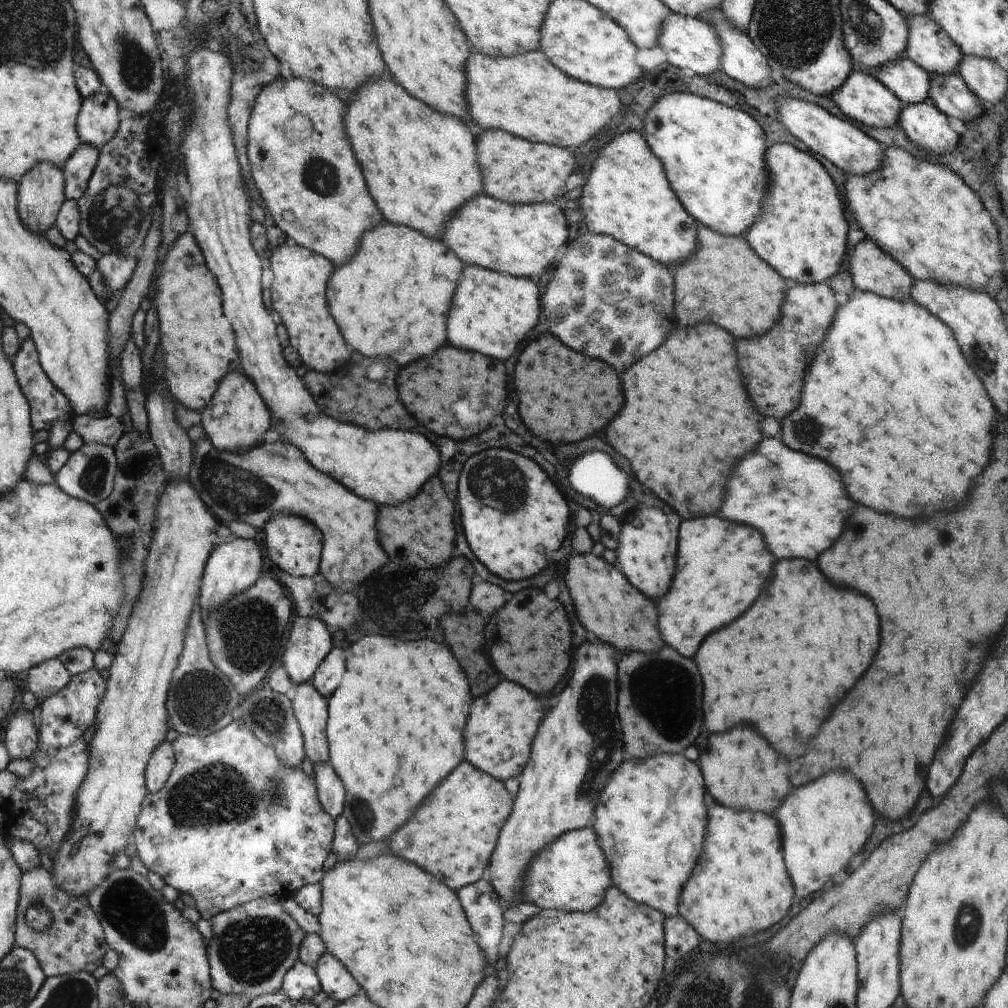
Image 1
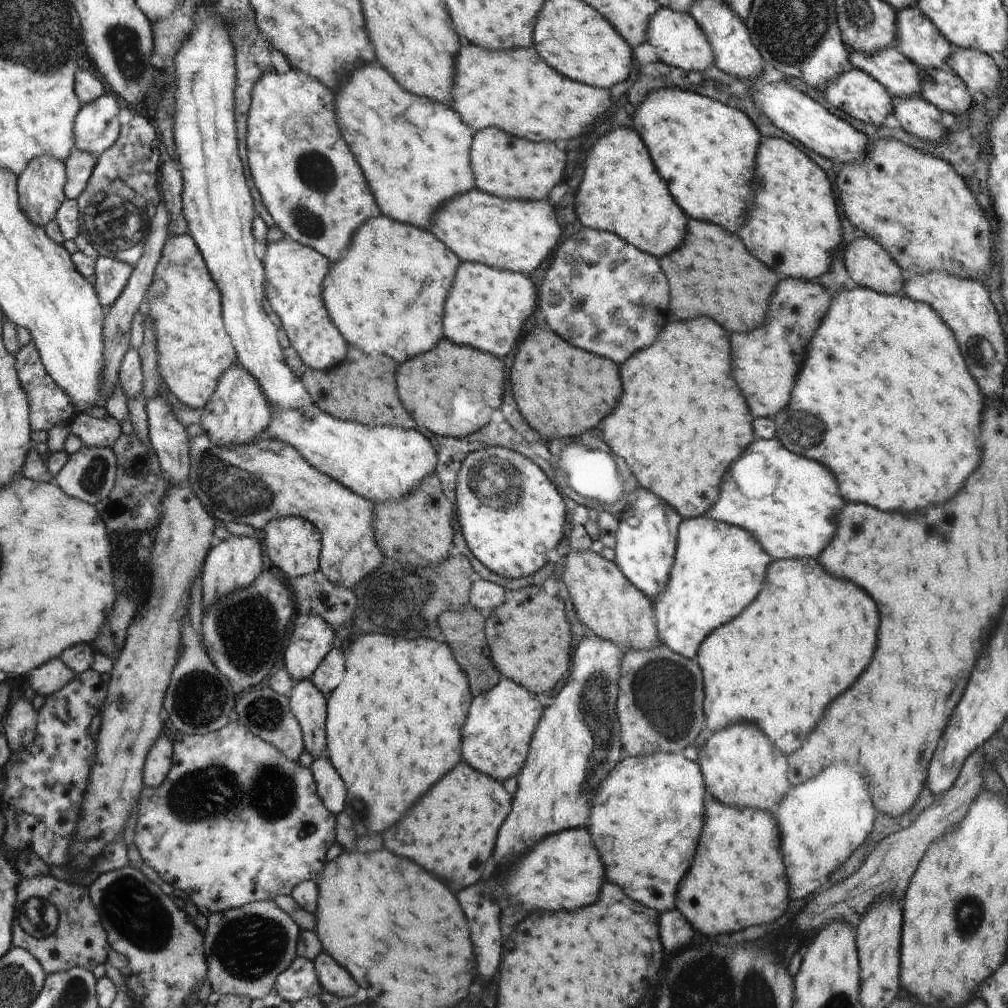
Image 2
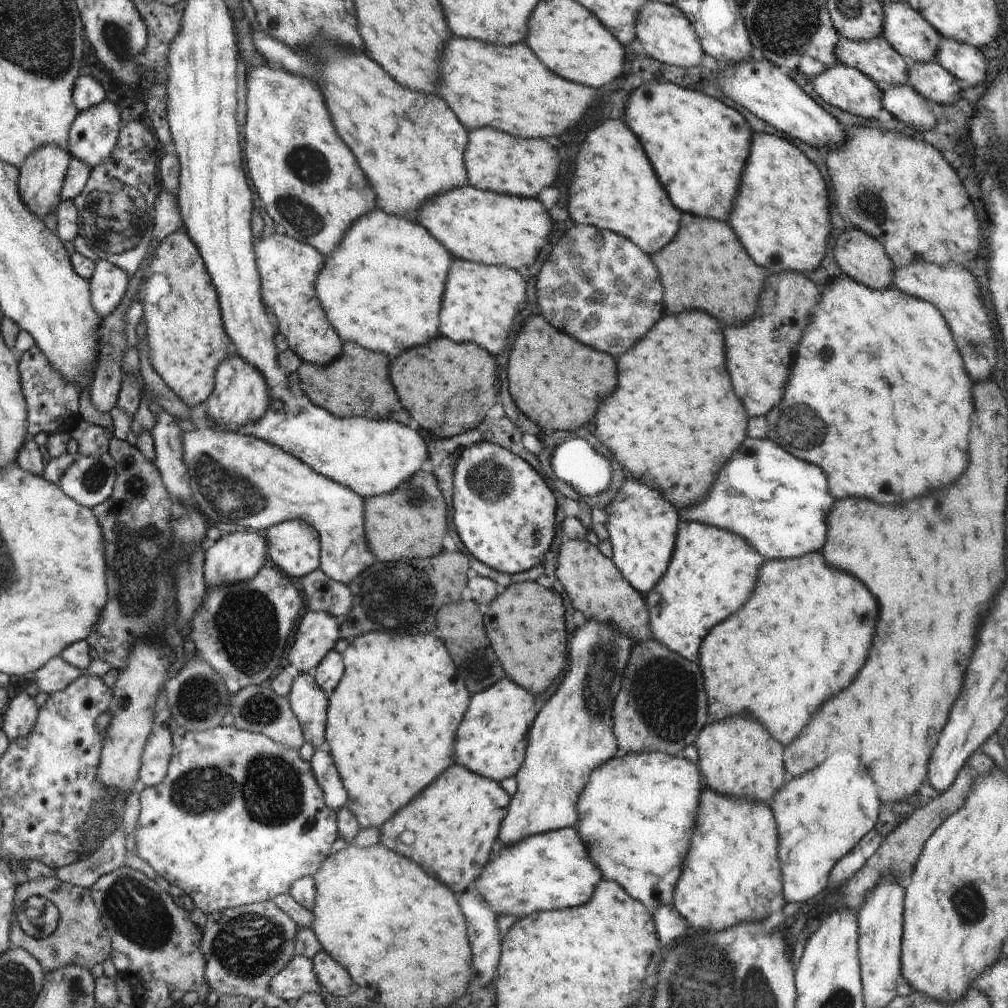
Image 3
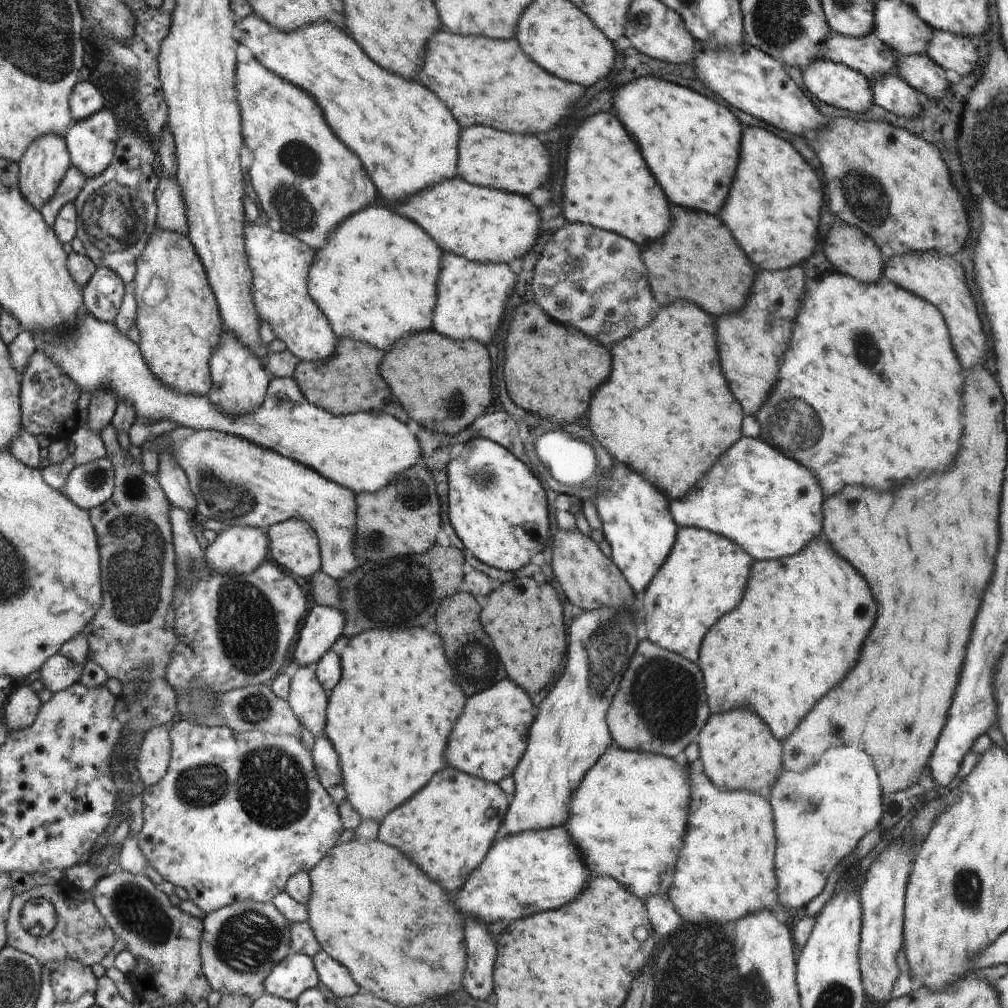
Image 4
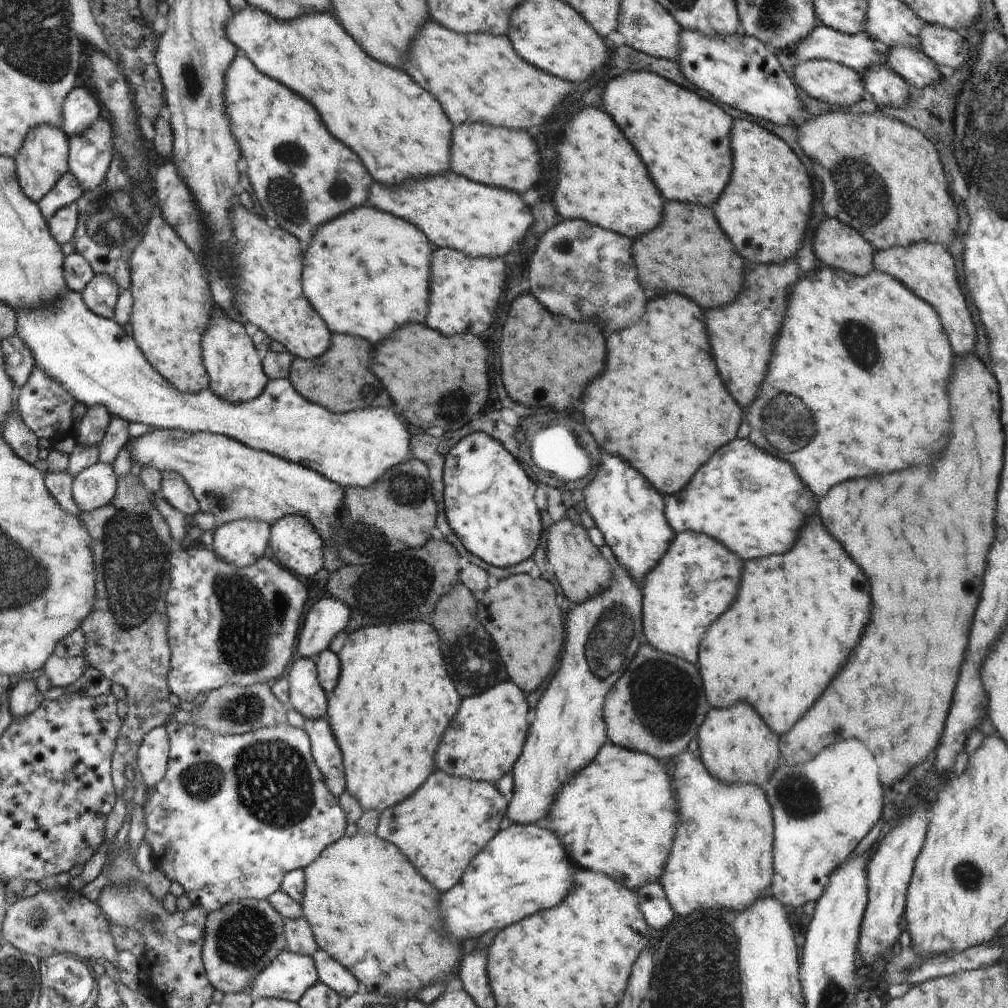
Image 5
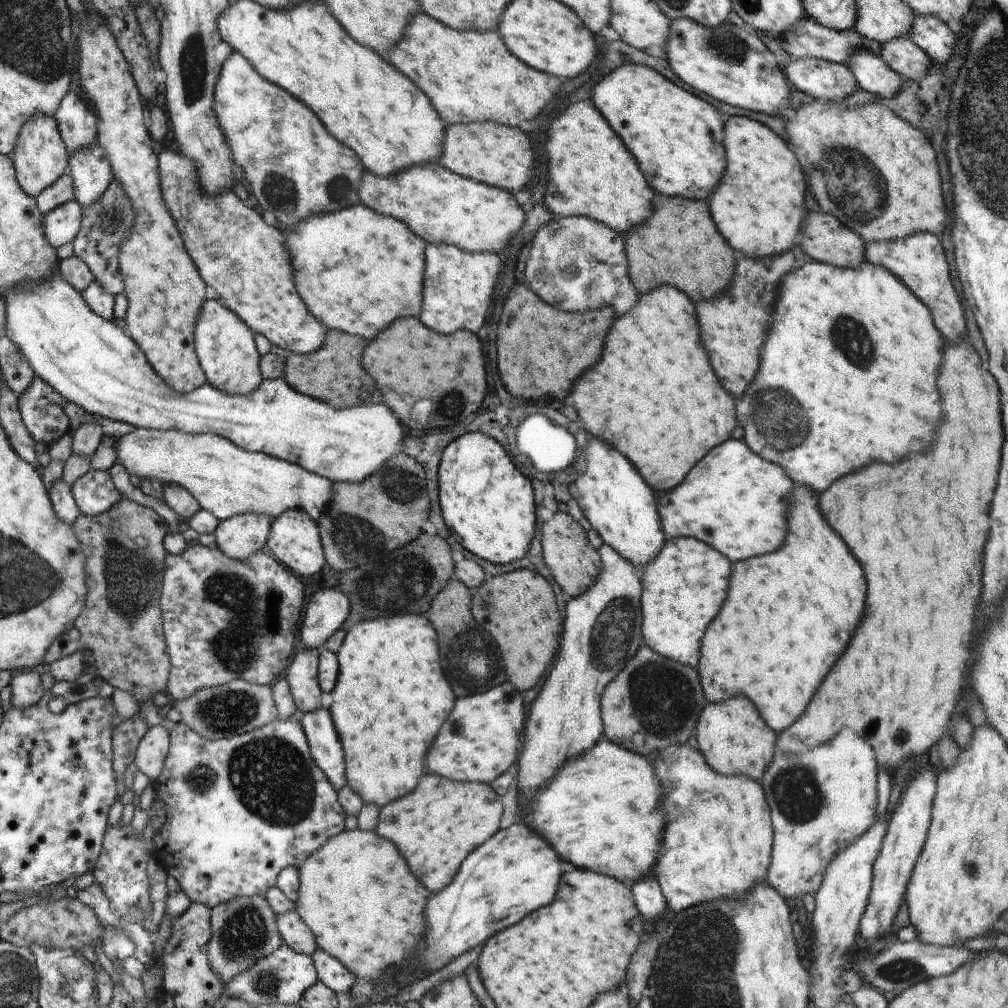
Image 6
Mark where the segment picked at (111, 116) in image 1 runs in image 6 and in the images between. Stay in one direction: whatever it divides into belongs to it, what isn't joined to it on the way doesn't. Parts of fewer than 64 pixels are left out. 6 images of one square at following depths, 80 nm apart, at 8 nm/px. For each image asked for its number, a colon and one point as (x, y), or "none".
2: (97, 126)
3: (94, 134)
4: (91, 142)
5: (91, 153)
6: (91, 173)

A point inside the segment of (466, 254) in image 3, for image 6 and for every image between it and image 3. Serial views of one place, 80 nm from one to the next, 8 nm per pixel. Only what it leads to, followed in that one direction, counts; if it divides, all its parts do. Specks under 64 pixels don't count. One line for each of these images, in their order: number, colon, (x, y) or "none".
4: (488, 225)
5: (479, 220)
6: (442, 206)

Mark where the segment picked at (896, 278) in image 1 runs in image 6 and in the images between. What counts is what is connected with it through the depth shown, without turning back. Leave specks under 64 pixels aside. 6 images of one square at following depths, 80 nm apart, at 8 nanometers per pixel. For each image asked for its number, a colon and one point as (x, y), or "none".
2: (867, 263)
3: (861, 258)
4: (850, 251)
5: (838, 245)
6: (824, 238)

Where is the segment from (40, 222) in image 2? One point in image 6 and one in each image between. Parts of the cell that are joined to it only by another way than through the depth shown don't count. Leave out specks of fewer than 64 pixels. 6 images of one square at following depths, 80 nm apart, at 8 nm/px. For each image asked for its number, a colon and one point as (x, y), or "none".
3: (41, 178)
4: (46, 162)
5: (46, 158)
6: (41, 158)

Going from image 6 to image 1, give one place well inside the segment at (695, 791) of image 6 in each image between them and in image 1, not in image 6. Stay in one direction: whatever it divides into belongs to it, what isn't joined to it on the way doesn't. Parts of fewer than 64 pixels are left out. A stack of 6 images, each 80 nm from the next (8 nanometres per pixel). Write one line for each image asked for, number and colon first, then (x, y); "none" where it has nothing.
1: (742, 885)
2: (739, 880)
3: (733, 877)
4: (726, 871)
5: (724, 857)

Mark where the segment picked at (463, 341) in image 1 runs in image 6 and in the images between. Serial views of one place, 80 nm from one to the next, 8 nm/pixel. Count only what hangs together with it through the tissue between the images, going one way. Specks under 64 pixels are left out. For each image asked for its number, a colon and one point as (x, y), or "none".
2: (487, 309)
3: (481, 303)
4: (472, 296)
5: (465, 290)
6: (458, 285)

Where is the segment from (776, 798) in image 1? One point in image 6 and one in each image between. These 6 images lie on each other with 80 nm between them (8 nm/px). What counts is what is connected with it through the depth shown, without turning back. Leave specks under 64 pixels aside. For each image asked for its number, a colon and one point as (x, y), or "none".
2: (742, 768)
3: (737, 757)
4: (737, 750)
5: (738, 747)
6: (733, 737)

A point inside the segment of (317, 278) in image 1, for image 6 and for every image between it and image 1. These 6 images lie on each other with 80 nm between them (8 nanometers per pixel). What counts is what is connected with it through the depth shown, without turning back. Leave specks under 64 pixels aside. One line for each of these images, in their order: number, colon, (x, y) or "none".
2: (296, 272)
3: (289, 269)
4: (280, 263)
5: (269, 295)
6: (244, 261)

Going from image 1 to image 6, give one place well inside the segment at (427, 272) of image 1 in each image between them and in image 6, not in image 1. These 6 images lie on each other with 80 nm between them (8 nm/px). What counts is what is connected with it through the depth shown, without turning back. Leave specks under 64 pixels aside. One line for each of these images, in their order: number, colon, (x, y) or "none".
2: (387, 296)
3: (384, 289)
4: (376, 282)
5: (366, 273)
6: (357, 271)

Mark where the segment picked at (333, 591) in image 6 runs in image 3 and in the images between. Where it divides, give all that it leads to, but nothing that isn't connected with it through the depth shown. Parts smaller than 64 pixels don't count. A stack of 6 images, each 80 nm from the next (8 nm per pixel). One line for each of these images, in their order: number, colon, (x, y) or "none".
3: (317, 633)
4: (323, 625)
5: (328, 616)

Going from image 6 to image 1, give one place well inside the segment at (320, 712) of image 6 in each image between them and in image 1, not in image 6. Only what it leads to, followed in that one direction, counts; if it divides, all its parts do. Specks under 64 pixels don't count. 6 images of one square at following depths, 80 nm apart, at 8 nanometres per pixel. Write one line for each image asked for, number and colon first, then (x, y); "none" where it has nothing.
1: (331, 792)
2: (331, 788)
3: (325, 771)
4: (325, 758)
5: (327, 756)

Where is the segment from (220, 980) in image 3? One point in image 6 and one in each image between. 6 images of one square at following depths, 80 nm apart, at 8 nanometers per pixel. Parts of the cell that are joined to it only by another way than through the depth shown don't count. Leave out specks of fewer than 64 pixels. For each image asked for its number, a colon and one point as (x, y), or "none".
4: (244, 941)
5: (244, 938)
6: (246, 929)

